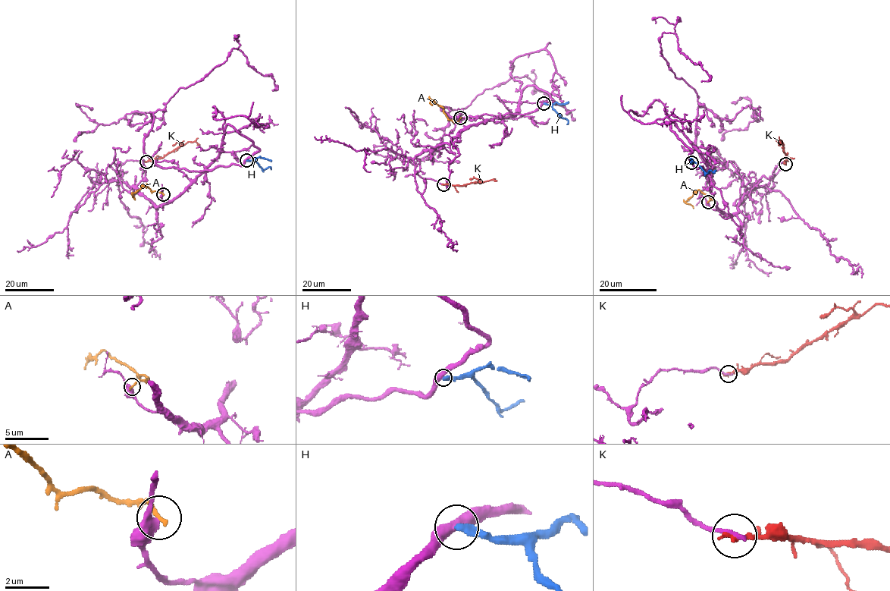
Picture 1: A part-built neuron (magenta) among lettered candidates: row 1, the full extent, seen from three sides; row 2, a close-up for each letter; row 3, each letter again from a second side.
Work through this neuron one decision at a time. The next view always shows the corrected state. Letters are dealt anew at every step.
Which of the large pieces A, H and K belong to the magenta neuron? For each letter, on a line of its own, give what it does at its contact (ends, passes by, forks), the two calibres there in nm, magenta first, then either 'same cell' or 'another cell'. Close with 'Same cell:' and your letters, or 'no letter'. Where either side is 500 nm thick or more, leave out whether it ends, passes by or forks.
A: it ends; calibres 400 and 200 nm; another cell
H: it ends; calibres 460 and 340 nm; another cell
K: it ends; calibres 200 and 300 nm; another cell
Same cell: no letter

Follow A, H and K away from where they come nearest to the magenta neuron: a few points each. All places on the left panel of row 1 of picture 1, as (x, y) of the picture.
A: (163, 193), (152, 191), (146, 183), (133, 193), (135, 199)
H: (246, 161), (254, 160), (263, 169), (270, 167)
K: (145, 161), (163, 158), (189, 141), (195, 141), (197, 145)

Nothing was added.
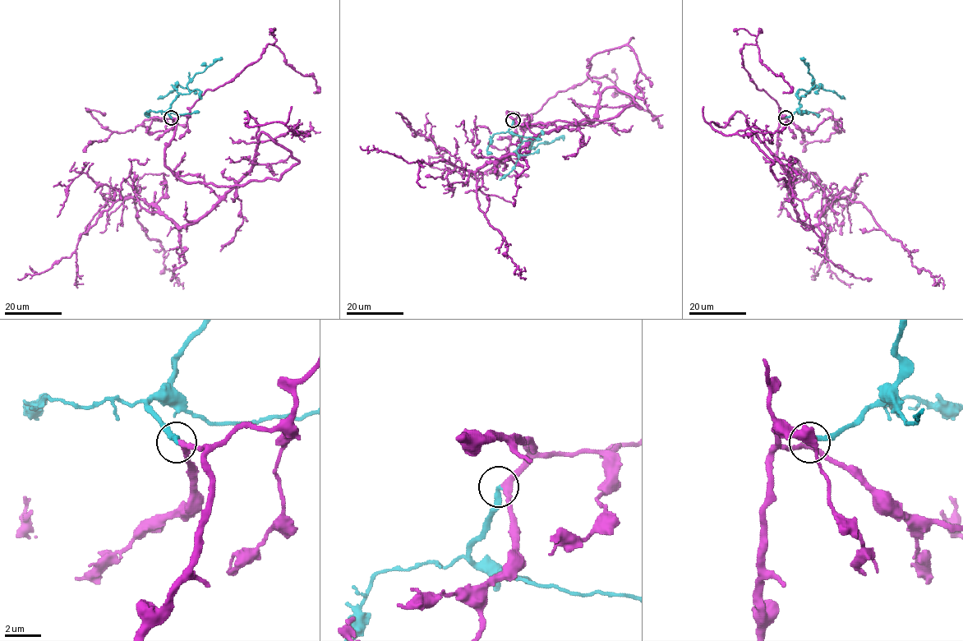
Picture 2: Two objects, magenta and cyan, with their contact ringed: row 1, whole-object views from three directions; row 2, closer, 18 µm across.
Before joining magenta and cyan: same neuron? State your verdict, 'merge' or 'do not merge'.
merge

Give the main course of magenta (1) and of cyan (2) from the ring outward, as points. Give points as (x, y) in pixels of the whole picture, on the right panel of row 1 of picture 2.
1: (785, 117), (776, 159), (787, 186), (788, 172), (739, 111), (711, 126), (725, 135), (756, 126), (767, 137)
2: (785, 117), (796, 111), (799, 107), (799, 99), (814, 85), (813, 77), (803, 61), (805, 59)

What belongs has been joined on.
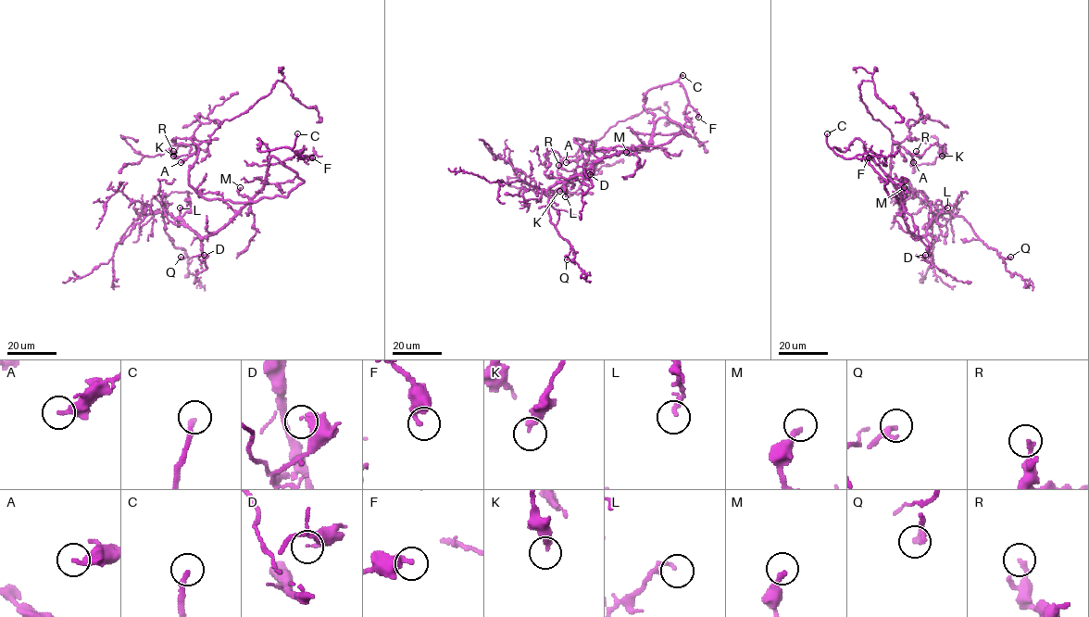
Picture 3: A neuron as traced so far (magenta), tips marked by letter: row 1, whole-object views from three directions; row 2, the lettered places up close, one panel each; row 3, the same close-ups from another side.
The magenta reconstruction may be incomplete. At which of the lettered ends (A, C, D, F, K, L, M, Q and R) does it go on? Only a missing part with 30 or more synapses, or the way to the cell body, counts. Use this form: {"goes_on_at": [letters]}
{"goes_on_at": ["C", "Q"]}

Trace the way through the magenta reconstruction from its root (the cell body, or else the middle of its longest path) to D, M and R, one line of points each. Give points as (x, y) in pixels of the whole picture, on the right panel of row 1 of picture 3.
D: (899, 200), (907, 230), (916, 236), (923, 237), (928, 242), (930, 260), (924, 259), (925, 255)
M: (899, 200), (906, 195), (904, 187)
R: (899, 200), (900, 195), (890, 174), (893, 144), (898, 144), (911, 154), (922, 156), (919, 157), (916, 151)

